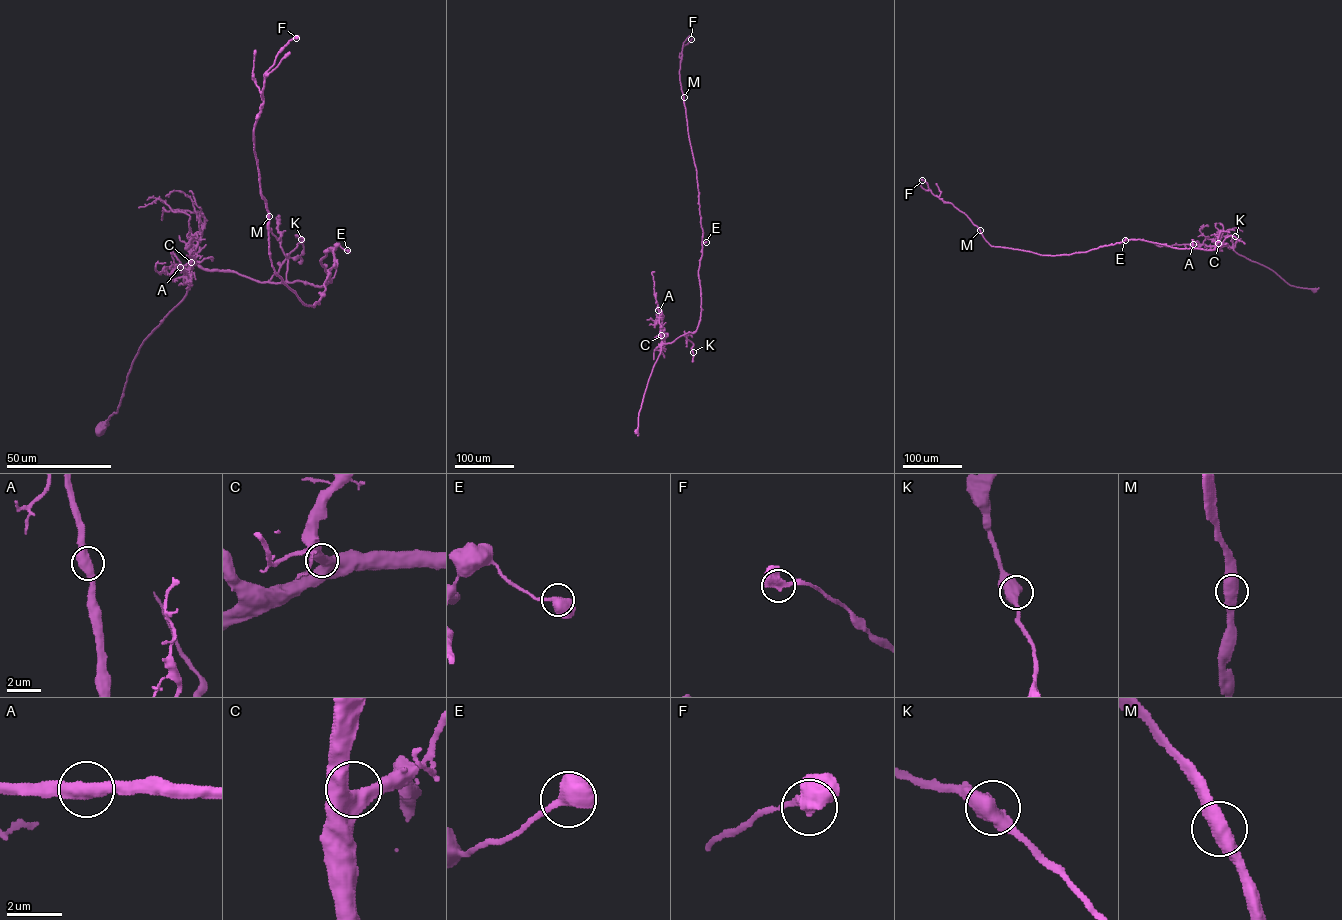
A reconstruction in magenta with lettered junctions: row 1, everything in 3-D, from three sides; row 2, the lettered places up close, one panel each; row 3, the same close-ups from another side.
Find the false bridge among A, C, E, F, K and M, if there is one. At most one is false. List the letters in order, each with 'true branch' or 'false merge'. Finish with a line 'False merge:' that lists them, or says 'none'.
A: true branch
C: true branch
E: true branch
F: true branch
K: true branch
M: true branch
False merge: none

